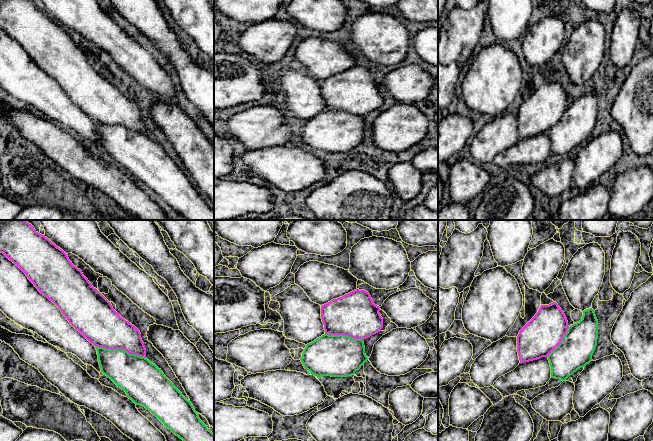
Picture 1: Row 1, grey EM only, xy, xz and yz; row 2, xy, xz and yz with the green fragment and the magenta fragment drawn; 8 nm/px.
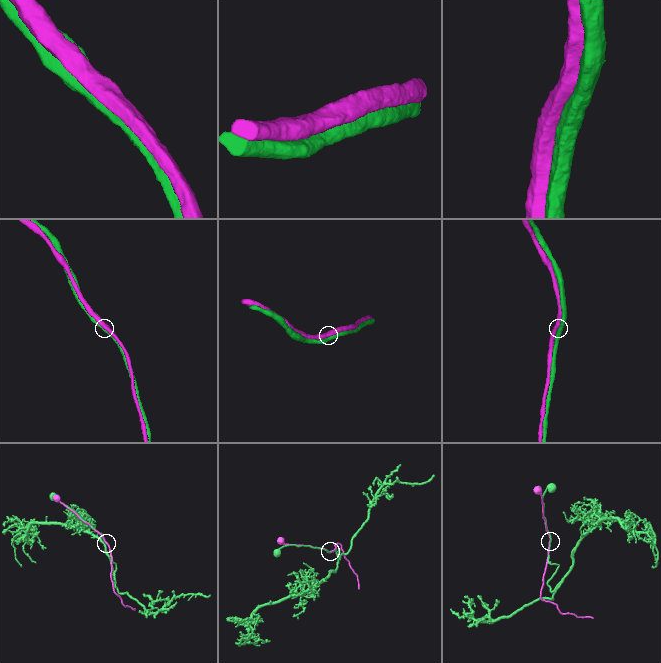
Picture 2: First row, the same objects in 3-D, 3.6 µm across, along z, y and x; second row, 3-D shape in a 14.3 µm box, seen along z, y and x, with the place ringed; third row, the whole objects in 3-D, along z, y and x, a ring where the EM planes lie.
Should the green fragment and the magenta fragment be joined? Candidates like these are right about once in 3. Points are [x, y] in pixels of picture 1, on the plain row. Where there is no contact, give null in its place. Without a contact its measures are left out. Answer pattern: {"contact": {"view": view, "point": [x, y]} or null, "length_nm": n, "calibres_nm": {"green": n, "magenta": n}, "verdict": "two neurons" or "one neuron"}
{"contact": {"view": "xy", "point": [120, 125]}, "length_nm": 420, "calibres_nm": {"green": 320, "magenta": 320}, "verdict": "two neurons"}

